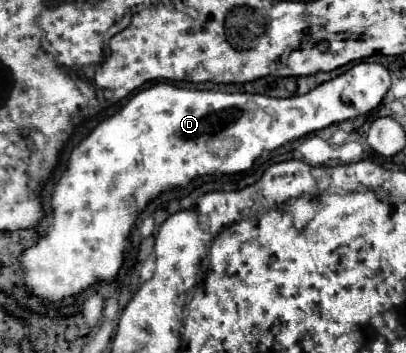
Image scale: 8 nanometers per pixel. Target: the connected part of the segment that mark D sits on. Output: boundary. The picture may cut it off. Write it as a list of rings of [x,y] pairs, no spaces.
[[[362,61],[362,63],[356,63],[354,67],[350,67],[346,73],[340,73],[338,77],[334,77],[334,79],[330,79],[330,81],[314,87],[310,93],[306,93],[306,95],[294,95],[294,97],[286,97],[286,99],[276,99],[276,97],[268,97],[268,95],[250,95],[250,93],[245,92],[182,89],[182,87],[176,87],[167,81],[159,81],[156,85],[148,87],[148,89],[138,91],[134,97],[130,97],[130,101],[118,113],[114,113],[112,117],[108,117],[100,125],[96,125],[96,129],[78,147],[74,147],[74,151],[70,155],[68,169],[62,175],[62,179],[58,181],[58,185],[54,187],[54,193],[52,193],[52,209],[54,209],[52,225],[50,225],[48,233],[34,247],[30,247],[30,249],[26,249],[22,253],[22,267],[24,267],[28,291],[34,293],[34,295],[38,295],[42,301],[52,301],[54,305],[64,305],[64,303],[72,303],[74,295],[78,295],[82,289],[90,287],[98,279],[112,281],[116,277],[122,261],[124,261],[124,251],[130,247],[128,235],[130,235],[130,229],[134,225],[136,215],[158,193],[162,193],[166,189],[174,189],[174,187],[184,187],[184,185],[188,185],[198,175],[210,175],[210,173],[216,173],[216,171],[218,173],[240,173],[240,171],[246,171],[262,155],[262,151],[274,151],[280,145],[284,145],[286,141],[294,141],[294,139],[306,137],[306,135],[310,135],[314,131],[320,131],[320,129],[324,129],[324,127],[328,127],[332,123],[340,123],[340,121],[346,121],[346,119],[354,119],[354,117],[358,117],[362,113],[368,113],[370,109],[374,109],[374,107],[380,105],[380,101],[386,95],[388,87],[390,87],[390,73],[386,71],[386,67],[382,67],[380,63]]]

